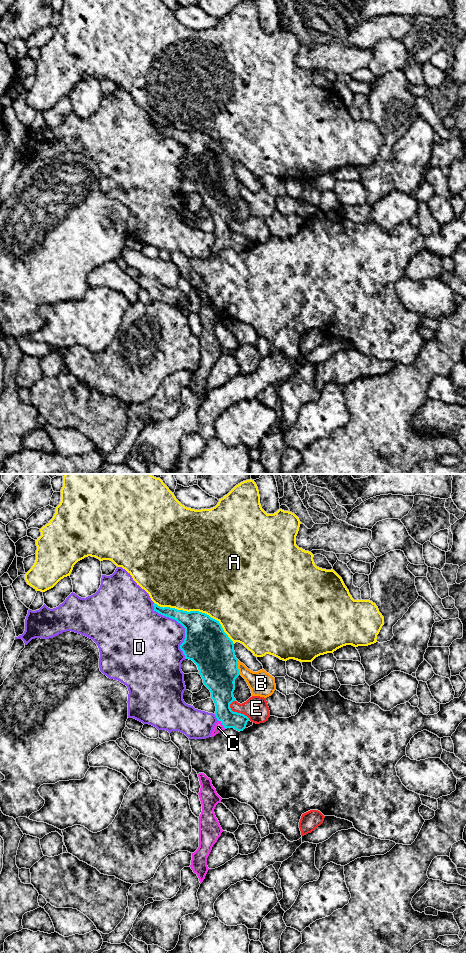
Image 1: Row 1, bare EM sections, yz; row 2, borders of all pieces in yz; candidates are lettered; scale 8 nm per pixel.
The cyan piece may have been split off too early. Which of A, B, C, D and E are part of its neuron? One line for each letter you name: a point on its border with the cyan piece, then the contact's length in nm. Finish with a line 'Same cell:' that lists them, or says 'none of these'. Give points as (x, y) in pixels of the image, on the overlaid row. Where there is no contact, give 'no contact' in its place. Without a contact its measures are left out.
C: yz (222, 724) | 90 nm
Same cell: C

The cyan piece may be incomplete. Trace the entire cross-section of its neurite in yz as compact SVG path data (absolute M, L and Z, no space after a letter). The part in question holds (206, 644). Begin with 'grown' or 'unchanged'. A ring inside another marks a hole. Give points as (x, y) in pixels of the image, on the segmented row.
grown | M155 603L153 606L153 611L176 620L185 628L185 639L180 645L180 649L183 651L185 659L192 660L197 665L203 683L210 690L211 698L216 706L215 716L218 721L213 728L211 737L227 728L243 731L249 718L244 714L233 712L230 708L230 704L236 701L233 692L235 679L240 675L238 659L235 656L234 643L224 632L219 621L199 611L187 612L170 607L163 608Z

